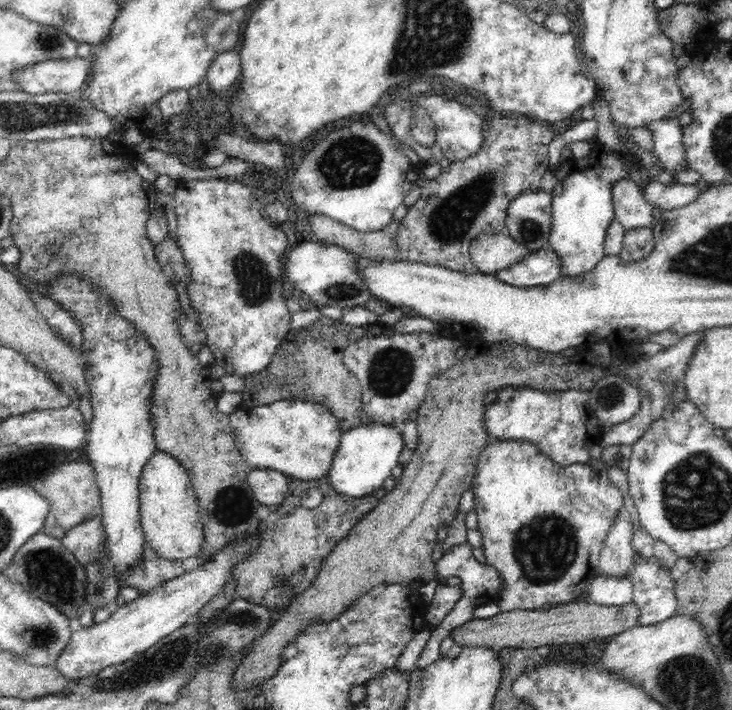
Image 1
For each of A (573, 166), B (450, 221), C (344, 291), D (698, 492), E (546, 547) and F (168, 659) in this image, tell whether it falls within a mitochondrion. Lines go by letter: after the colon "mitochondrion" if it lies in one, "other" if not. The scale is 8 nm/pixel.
A: other
B: mitochondrion
C: mitochondrion
D: mitochondrion
E: mitochondrion
F: mitochondrion

